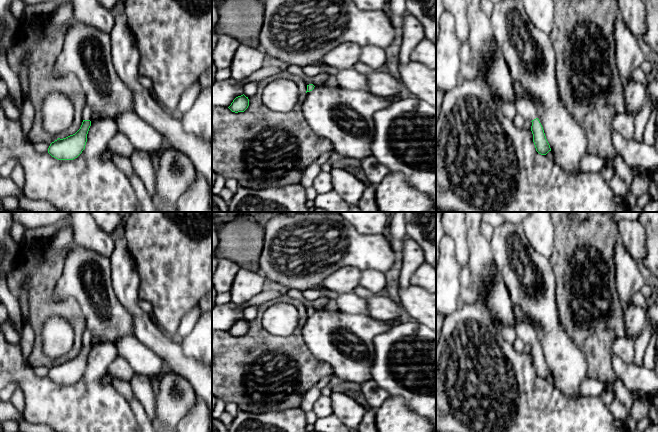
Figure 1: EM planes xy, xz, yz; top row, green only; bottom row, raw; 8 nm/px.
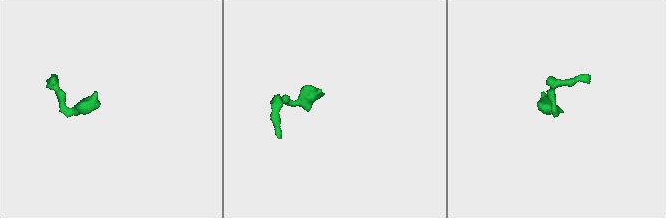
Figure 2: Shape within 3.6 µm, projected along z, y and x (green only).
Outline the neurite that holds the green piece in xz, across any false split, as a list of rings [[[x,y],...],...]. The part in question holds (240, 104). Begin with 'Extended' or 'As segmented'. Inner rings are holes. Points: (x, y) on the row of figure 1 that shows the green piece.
As segmented. [[[244,94],[236,97],[228,107],[232,112],[244,112],[249,106],[249,99]]]

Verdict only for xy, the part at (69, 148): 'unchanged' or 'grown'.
grown

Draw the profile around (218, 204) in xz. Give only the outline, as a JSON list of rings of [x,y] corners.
[[[212,193],[212,212],[228,212],[228,203],[219,195]]]

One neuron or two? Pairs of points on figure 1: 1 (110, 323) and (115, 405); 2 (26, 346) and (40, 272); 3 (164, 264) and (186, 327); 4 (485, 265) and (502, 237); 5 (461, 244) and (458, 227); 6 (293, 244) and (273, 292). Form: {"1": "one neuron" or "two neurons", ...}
{"1": "two neurons", "2": "two neurons", "3": "two neurons", "4": "two neurons", "5": "one neuron", "6": "two neurons"}

